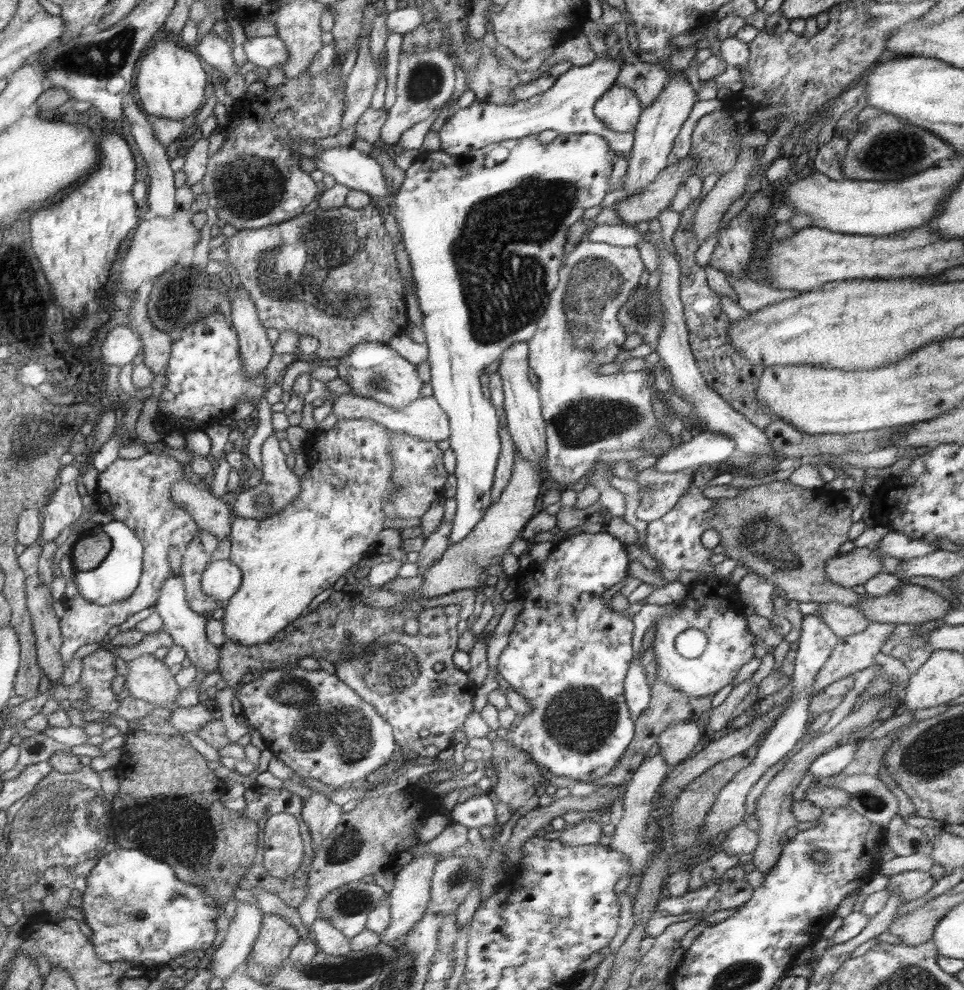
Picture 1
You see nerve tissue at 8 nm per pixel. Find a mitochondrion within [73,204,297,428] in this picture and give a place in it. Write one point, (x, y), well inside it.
(176, 300)

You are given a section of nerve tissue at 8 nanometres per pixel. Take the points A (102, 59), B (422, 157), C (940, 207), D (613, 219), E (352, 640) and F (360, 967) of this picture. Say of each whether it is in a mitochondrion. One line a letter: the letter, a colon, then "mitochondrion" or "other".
A: mitochondrion
B: other
C: other
D: other
E: mitochondrion
F: mitochondrion

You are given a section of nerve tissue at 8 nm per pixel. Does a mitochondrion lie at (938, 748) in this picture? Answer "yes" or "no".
yes

